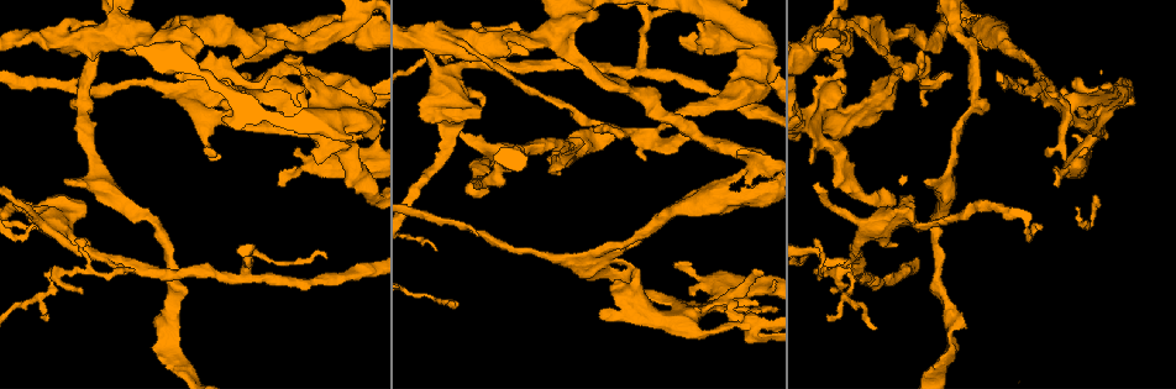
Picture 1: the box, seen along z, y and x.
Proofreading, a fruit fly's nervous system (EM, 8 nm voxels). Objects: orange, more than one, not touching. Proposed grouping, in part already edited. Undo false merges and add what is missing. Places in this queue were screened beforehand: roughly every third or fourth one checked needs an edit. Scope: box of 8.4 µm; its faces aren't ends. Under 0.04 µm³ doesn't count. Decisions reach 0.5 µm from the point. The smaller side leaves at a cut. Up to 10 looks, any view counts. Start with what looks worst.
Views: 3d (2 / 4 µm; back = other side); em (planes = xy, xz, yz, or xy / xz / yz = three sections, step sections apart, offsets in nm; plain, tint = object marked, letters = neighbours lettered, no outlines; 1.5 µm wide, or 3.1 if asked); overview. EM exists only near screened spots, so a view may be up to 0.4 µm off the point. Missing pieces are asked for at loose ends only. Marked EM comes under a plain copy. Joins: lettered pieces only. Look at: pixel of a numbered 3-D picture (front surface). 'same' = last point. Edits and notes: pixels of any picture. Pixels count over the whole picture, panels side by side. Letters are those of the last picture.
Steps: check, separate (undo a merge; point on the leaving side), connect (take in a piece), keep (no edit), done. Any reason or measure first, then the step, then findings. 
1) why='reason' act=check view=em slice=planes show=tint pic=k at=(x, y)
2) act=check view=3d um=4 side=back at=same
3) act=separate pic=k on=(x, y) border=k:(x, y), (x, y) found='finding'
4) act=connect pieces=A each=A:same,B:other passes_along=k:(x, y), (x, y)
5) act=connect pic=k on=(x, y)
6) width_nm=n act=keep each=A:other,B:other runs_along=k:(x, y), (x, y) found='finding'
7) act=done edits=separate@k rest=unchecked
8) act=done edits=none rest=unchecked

why='calibre changes' act=check view=3d um=2 side=back pic=1 at=(955, 20)

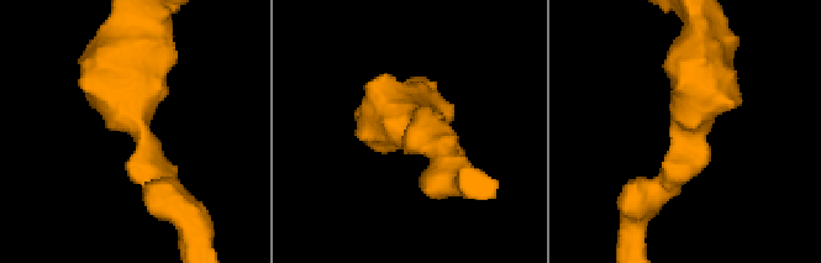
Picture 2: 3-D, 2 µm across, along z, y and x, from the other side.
act=check view=em slice=planes show=letters pic=2 at=(694, 131)

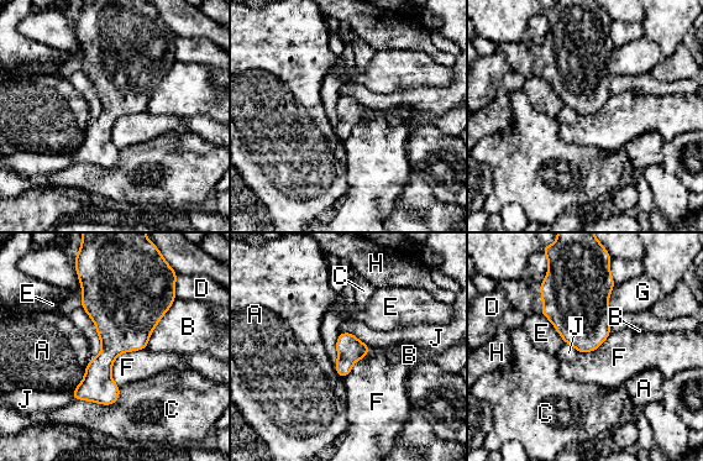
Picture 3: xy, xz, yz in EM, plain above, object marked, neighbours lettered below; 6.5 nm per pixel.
act=keep each=A:other,B:other,C:other,D:other,E:other,F:other,G:other,H:other,J:other border=3:(146, 347), (116, 357), (119, 387) found='continuous, no second neuron'

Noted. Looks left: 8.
why='abrupt turn' act=check view=3d um=4 pic=1 at=(117, 271)

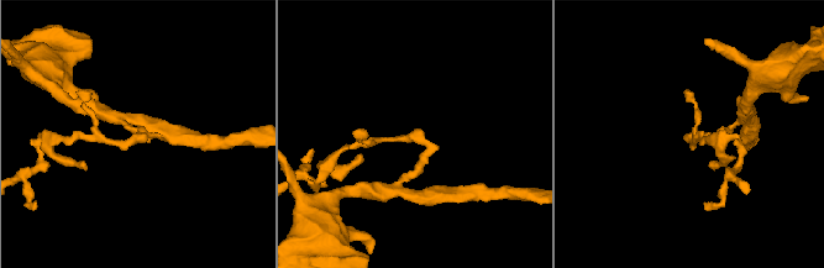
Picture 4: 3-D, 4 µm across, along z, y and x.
act=check view=em slice=xy step=4 show=tint pic=4 at=(416, 137)

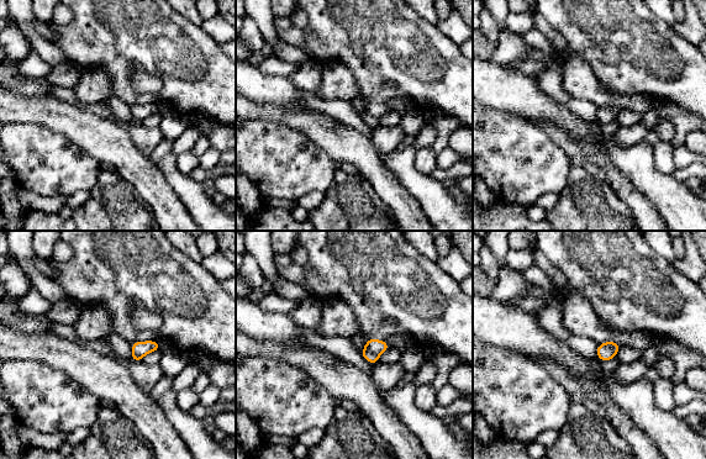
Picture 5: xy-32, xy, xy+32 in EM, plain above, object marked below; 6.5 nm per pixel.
why='another direction' act=check view=em slice=yz step=4 show=letters at=same

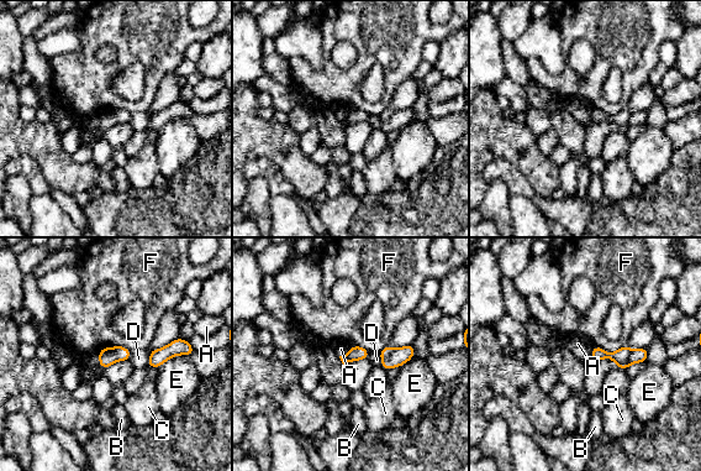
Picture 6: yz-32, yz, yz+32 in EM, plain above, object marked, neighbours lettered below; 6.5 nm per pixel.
width_nm=90 act=separate pic=6 on=(621, 355) each=A:other,B:other,C:other,D:other,E:other,F:other border=6:(632, 350), (630, 356), (617, 365) found='two neurons meet here'

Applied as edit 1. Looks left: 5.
why='see it whole again' act=check view=overview

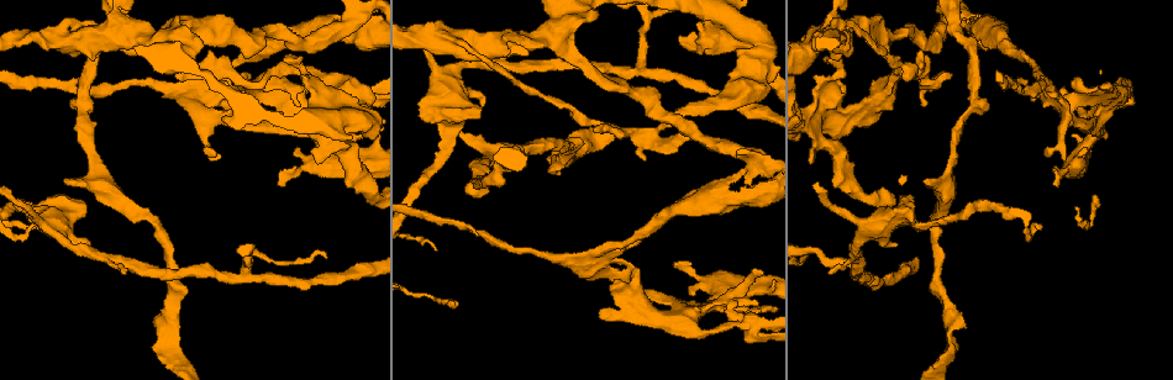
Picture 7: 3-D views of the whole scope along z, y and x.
why='thin end' act=check view=em slice=planes show=letters pic=7 at=(641, 241)

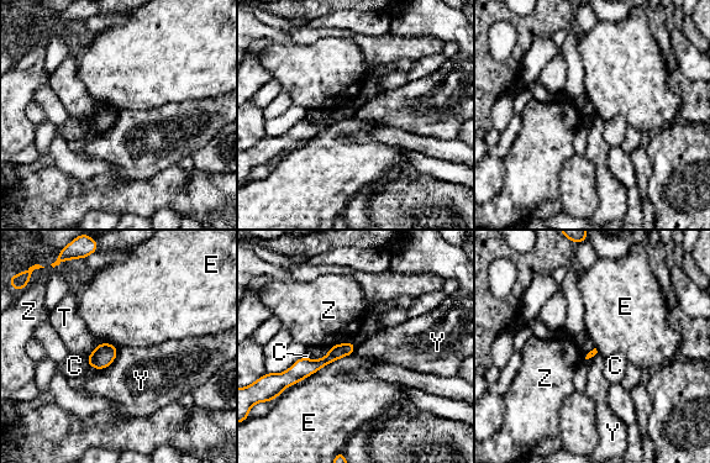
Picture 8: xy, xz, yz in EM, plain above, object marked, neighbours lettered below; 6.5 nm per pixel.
act=keep each=C:other,E:other,T:other,Y:other,Z:other found='no lettered piece goes on from it'

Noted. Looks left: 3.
act=done edits=separate@6 rest=unchecked

